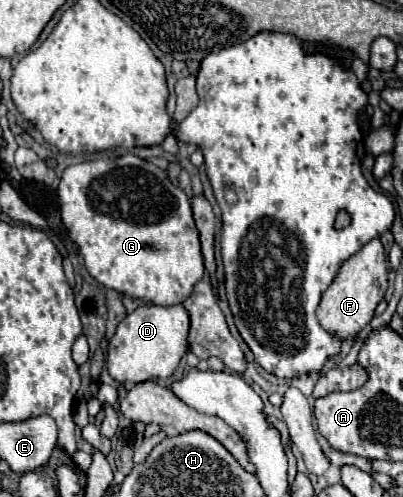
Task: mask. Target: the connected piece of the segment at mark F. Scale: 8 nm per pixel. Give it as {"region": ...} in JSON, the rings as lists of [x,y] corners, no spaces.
{"region":[[[375,239],[369,241],[359,253],[355,253],[341,265],[335,281],[325,291],[317,307],[317,321],[325,331],[329,331],[341,341],[347,337],[355,337],[373,319],[373,313],[377,305],[383,301],[385,291],[387,291],[387,257],[381,241]]]}

